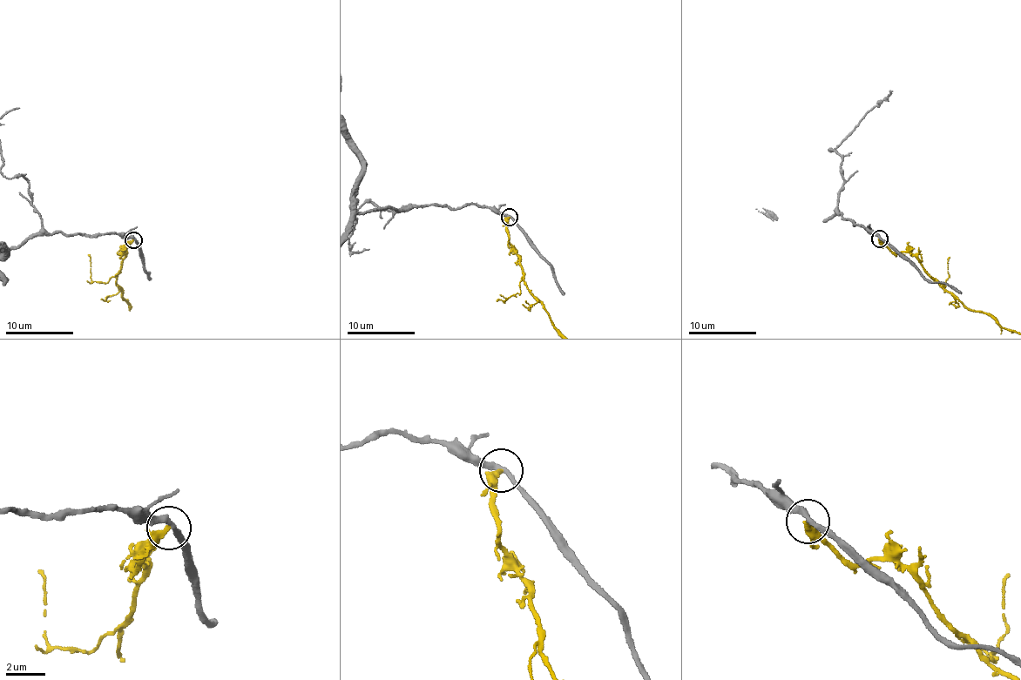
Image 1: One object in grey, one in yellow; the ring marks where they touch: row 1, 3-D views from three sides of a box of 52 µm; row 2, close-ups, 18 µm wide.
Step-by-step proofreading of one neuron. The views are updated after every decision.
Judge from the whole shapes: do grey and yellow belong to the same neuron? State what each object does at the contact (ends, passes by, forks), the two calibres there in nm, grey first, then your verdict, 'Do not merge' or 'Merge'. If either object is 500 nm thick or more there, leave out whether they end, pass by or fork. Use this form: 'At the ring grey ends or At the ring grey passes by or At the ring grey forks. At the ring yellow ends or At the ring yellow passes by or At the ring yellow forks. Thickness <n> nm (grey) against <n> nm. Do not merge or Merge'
At the ring grey passes by. At the ring yellow ends. Thickness 280 nm (grey) against 320 nm. Do not merge

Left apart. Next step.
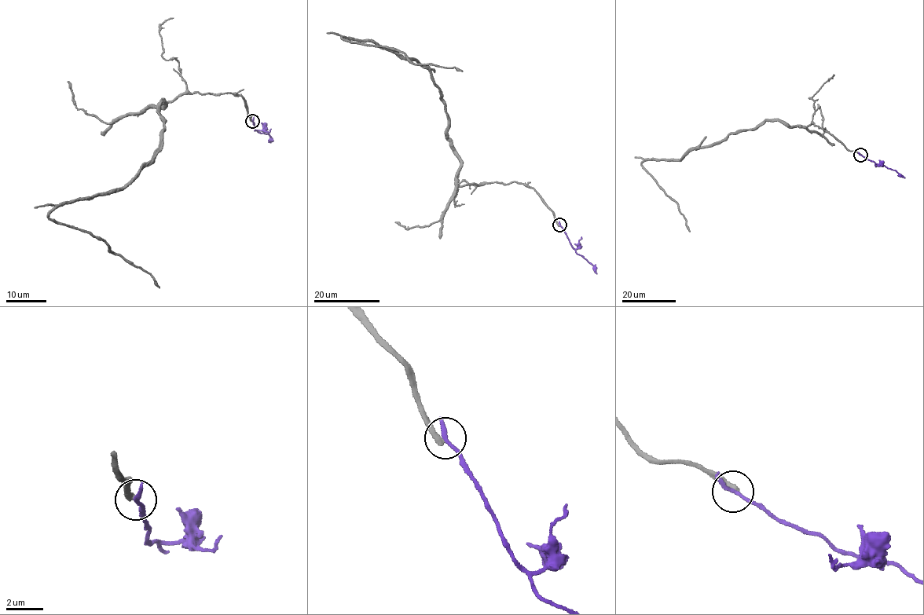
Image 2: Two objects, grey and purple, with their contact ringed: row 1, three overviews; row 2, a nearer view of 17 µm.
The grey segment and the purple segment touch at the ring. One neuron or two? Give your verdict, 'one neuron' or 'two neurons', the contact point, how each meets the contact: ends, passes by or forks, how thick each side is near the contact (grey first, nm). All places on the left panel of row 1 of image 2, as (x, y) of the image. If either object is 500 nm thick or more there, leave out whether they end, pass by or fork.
two neurons | (252, 121) | grey ends | purple passes by | 300/180 nm

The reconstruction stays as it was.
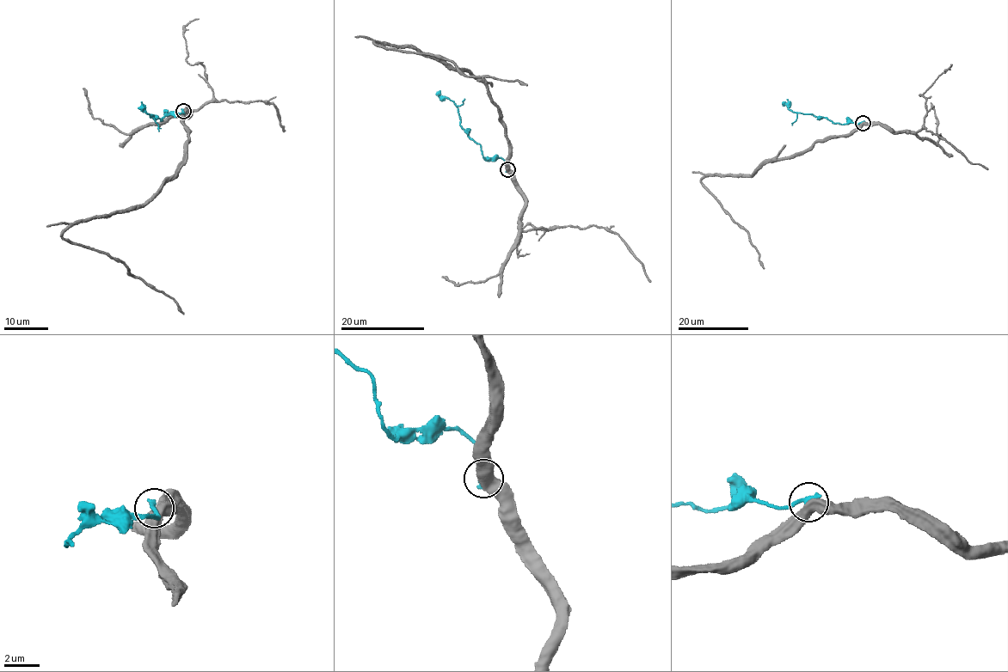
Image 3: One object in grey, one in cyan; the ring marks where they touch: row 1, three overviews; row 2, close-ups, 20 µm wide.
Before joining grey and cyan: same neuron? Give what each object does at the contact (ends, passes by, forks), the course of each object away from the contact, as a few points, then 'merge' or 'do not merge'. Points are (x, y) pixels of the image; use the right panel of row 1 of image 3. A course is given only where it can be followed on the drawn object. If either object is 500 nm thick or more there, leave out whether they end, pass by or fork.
grey runs (863, 123), (851, 132), (770, 161), (752, 174), (715, 174), (701, 180), (731, 219), (748, 232), (764, 268); cyan runs (863, 123), (847, 120), (843, 125), (813, 114), (796, 113), (789, 109), (786, 99); do not merge

